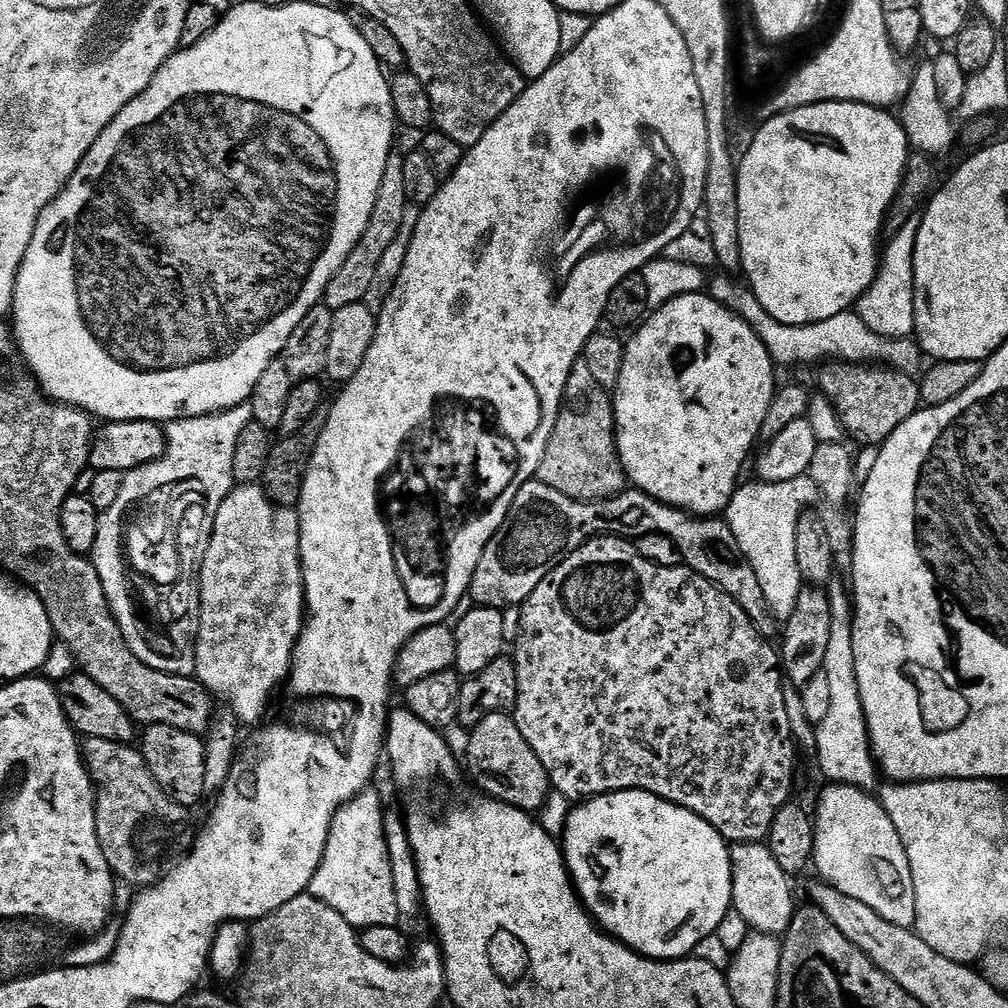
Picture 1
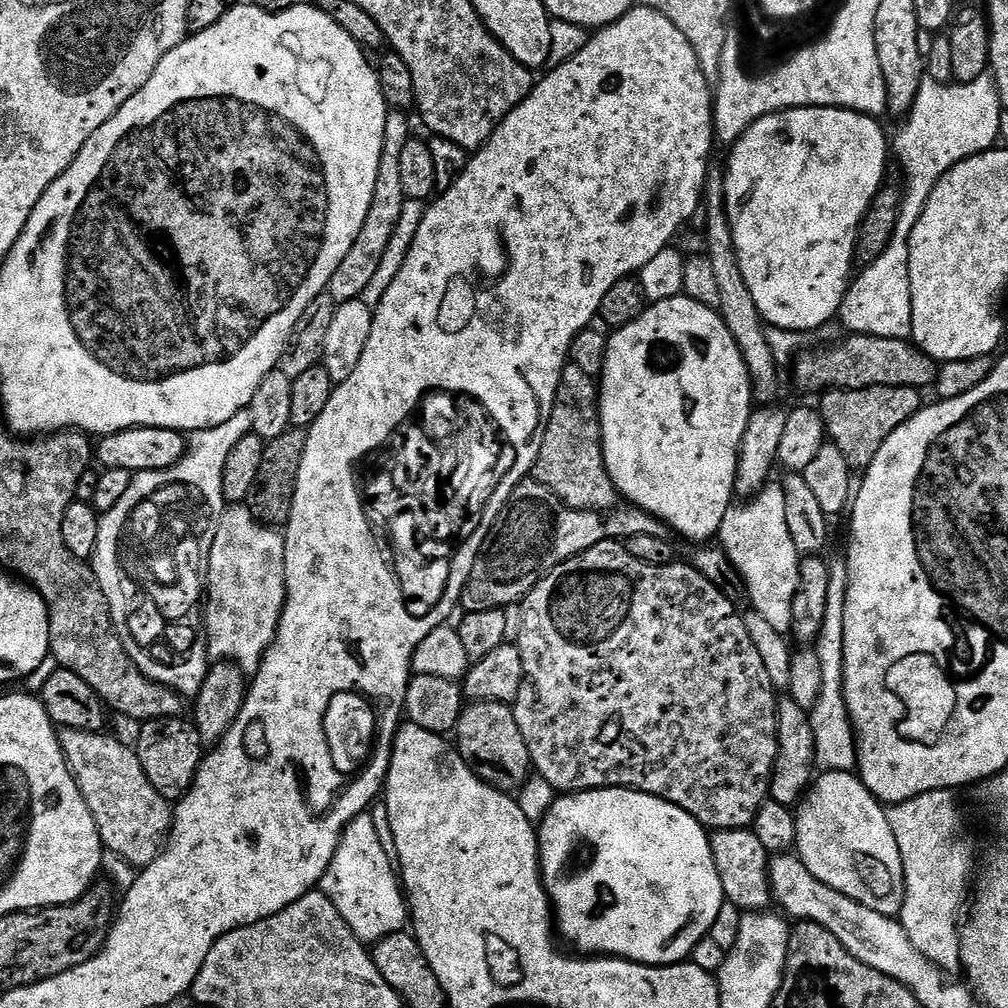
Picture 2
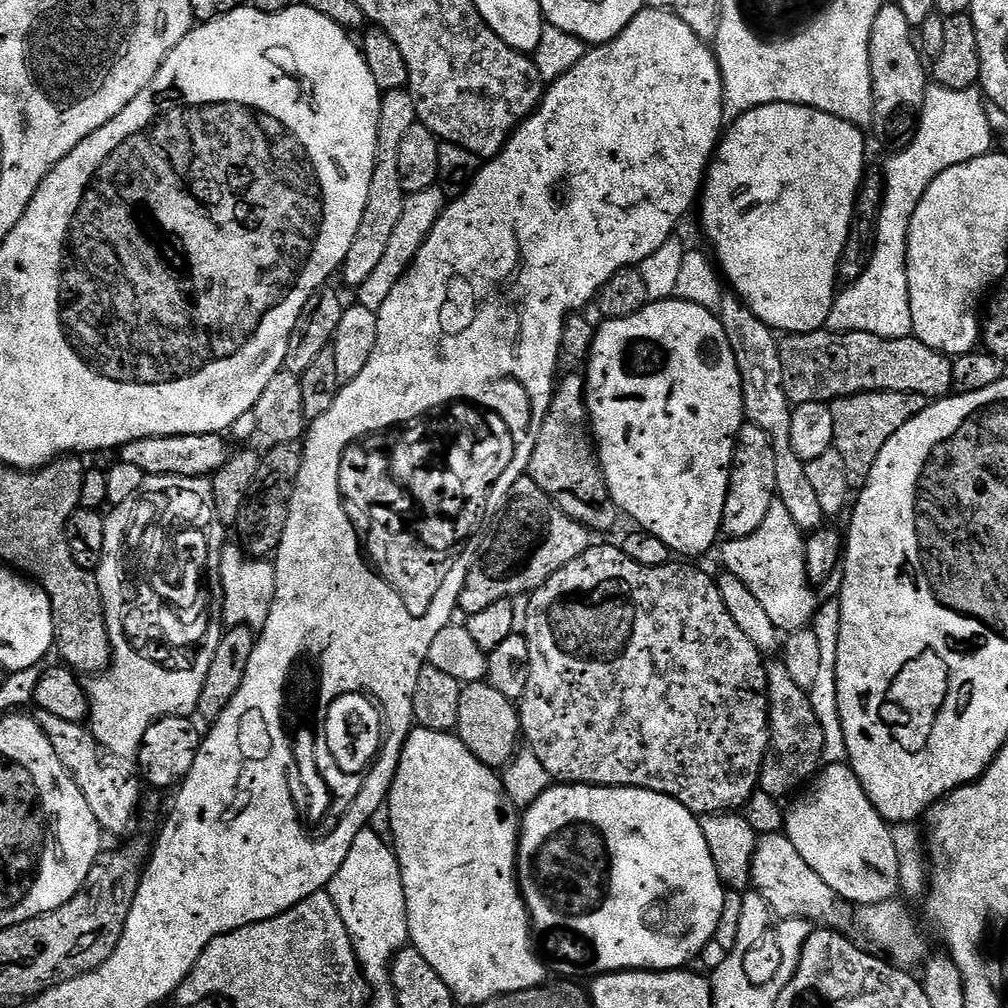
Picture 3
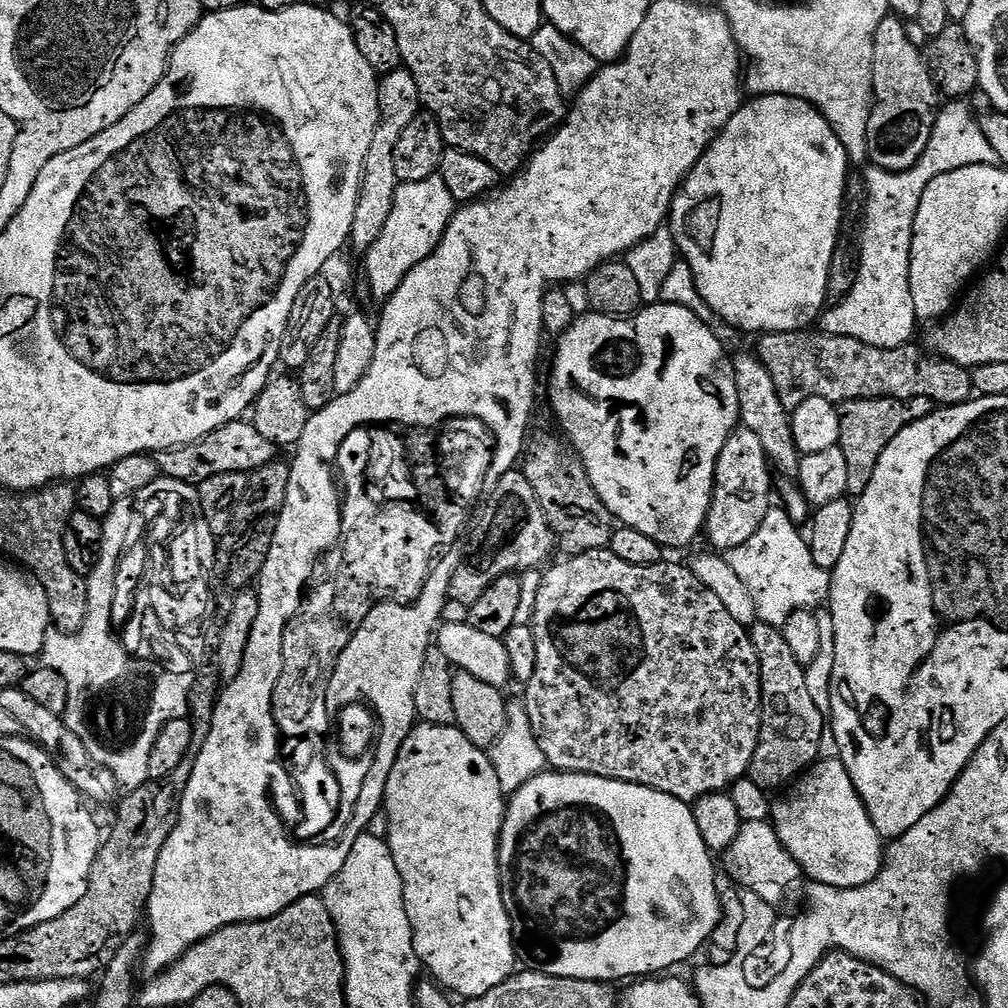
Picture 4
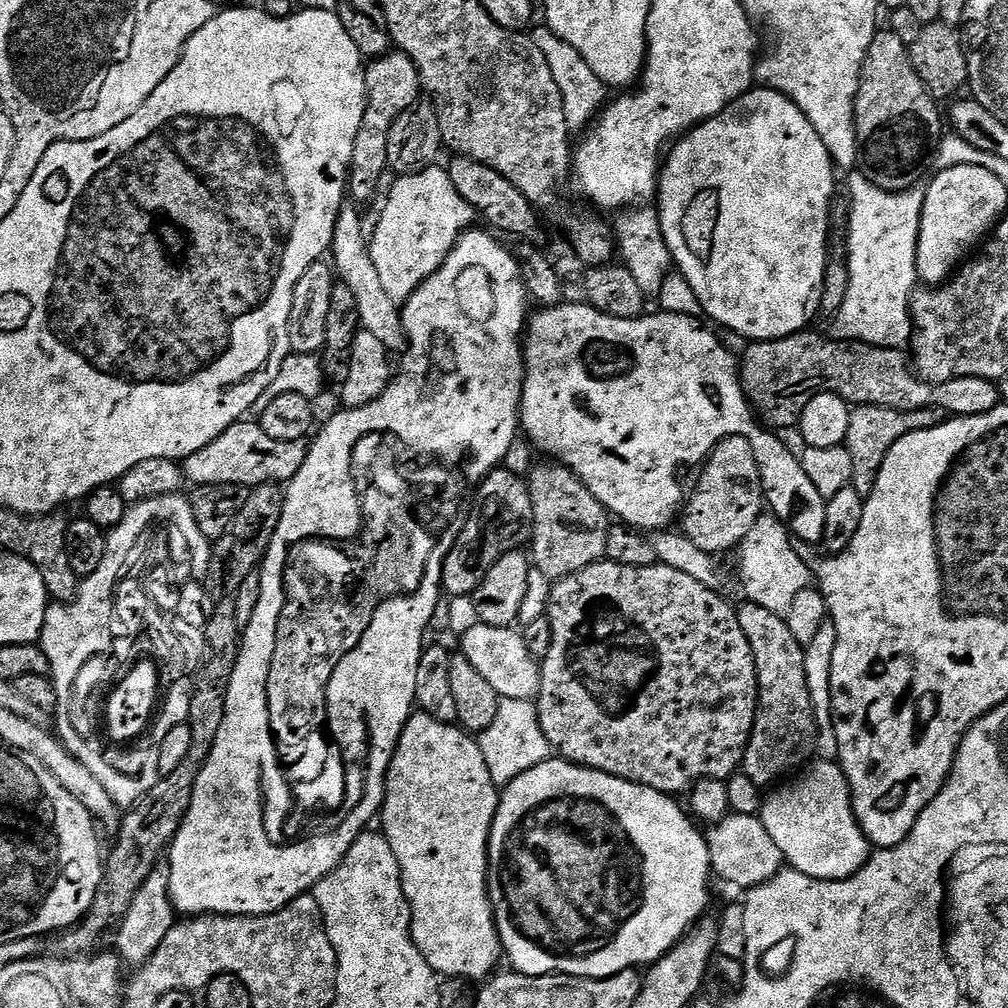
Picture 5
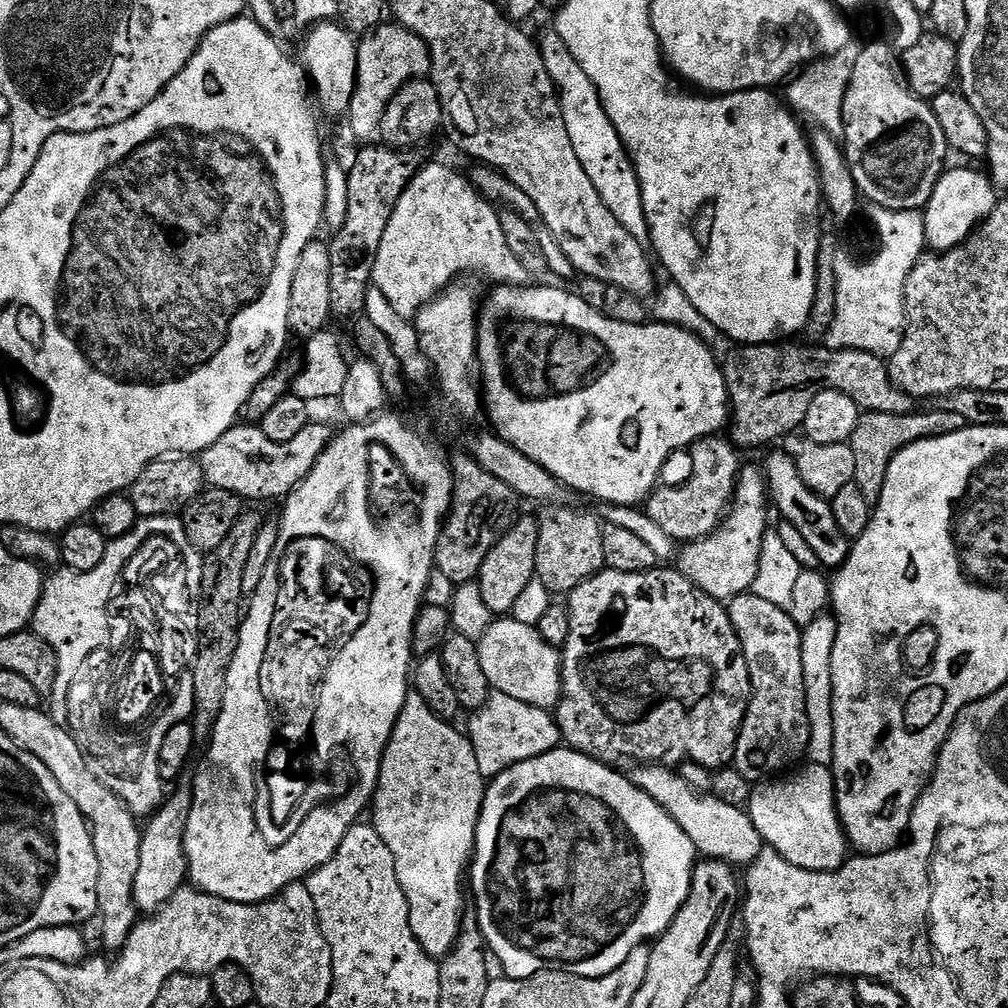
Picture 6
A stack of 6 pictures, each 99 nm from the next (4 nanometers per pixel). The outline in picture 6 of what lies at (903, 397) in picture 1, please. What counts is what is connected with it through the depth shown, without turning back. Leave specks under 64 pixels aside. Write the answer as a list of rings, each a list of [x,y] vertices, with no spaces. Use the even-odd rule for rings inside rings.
[[[940,406],[933,412],[913,410],[906,414],[886,414],[885,412],[864,412],[850,441],[854,450],[854,482],[866,494],[866,502],[876,505],[882,498],[882,486],[886,482],[886,470],[890,462],[901,450],[915,440],[925,440],[931,436],[954,434],[969,427],[962,414],[954,414],[946,406]]]

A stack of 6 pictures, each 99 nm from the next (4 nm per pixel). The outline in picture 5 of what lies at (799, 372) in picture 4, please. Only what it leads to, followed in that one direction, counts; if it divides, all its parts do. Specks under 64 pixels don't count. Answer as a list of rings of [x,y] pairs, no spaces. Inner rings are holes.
[[[812,331],[795,332],[792,336],[777,340],[757,340],[749,343],[742,353],[738,367],[744,395],[758,413],[759,419],[773,429],[795,429],[802,418],[802,410],[806,410],[810,398],[823,392],[838,394],[852,406],[873,404],[894,410],[941,408],[948,412],[949,417],[986,414],[1002,402],[1000,386],[995,380],[963,376],[935,384],[933,380],[925,380],[917,373],[907,351],[899,348],[879,348],[873,344],[859,344],[856,340],[838,340],[828,334],[819,336],[818,333]]]

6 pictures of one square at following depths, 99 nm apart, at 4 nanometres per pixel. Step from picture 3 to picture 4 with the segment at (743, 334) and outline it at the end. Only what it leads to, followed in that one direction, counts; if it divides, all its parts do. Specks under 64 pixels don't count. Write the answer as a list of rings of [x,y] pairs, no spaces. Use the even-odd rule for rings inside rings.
[[[752,354],[752,356],[735,357],[732,360],[732,371],[736,377],[736,385],[738,386],[740,424],[745,428],[754,430],[754,434],[758,434],[758,439],[762,441],[762,450],[766,450],[772,466],[783,477],[799,477],[801,455],[798,446],[794,442],[794,430],[792,429],[790,409],[782,402],[782,398],[778,396],[778,390],[774,384],[774,378],[770,376],[770,370],[760,361],[759,355]]]

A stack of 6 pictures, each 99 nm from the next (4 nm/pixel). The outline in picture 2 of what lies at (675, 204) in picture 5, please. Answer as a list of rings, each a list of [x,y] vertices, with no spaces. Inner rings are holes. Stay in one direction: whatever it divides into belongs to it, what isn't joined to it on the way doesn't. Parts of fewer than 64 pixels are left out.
[[[787,108],[784,112],[775,112],[764,116],[750,130],[746,130],[731,145],[732,152],[726,159],[724,181],[726,182],[726,206],[730,226],[734,234],[734,246],[738,254],[738,262],[742,266],[742,278],[746,278],[746,286],[750,286],[750,294],[754,294],[754,306],[758,306],[760,317],[765,325],[781,328],[786,331],[810,334],[815,328],[837,319],[848,285],[854,279],[854,261],[856,258],[856,237],[860,234],[860,223],[872,205],[878,190],[884,185],[890,160],[890,140],[884,137],[884,128],[875,116],[867,116],[861,112],[851,112],[848,108]]]

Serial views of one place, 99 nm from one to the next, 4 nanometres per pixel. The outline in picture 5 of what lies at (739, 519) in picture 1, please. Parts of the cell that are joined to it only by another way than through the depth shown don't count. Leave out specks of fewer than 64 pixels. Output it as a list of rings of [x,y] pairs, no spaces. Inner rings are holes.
[[[762,514],[754,526],[750,526],[750,534],[740,543],[740,580],[744,583],[747,603],[757,604],[771,612],[786,614],[794,597],[802,594],[814,580],[814,572],[808,560],[798,558],[798,550],[794,550],[793,535],[787,525],[778,517]]]

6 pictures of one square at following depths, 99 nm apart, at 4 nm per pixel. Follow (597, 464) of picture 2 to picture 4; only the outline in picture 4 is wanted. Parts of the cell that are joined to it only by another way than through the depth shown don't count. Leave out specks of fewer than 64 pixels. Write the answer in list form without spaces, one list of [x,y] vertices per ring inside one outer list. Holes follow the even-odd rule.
[[[540,432],[537,436],[535,433],[531,437],[522,457],[526,482],[534,486],[534,494],[538,494],[538,502],[542,502],[544,513],[548,515],[552,529],[556,532],[561,553],[564,551],[568,556],[577,556],[590,550],[608,548],[618,521],[610,514],[602,498],[598,498],[579,454],[563,435],[553,432]]]

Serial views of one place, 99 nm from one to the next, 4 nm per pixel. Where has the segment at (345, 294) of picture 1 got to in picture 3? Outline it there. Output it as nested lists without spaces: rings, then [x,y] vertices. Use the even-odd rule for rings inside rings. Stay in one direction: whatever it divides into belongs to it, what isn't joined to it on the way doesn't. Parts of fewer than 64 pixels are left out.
[[[399,88],[383,93],[380,102],[380,125],[378,126],[378,148],[374,178],[370,178],[370,198],[366,198],[366,210],[362,210],[362,226],[358,226],[358,234],[354,234],[354,242],[346,254],[344,265],[339,275],[344,276],[352,290],[358,290],[370,274],[374,274],[380,259],[386,254],[386,246],[398,221],[402,219],[402,206],[405,193],[402,190],[402,178],[398,174],[398,150],[402,146],[402,138],[406,138],[406,130],[417,123],[416,107],[411,91]]]

